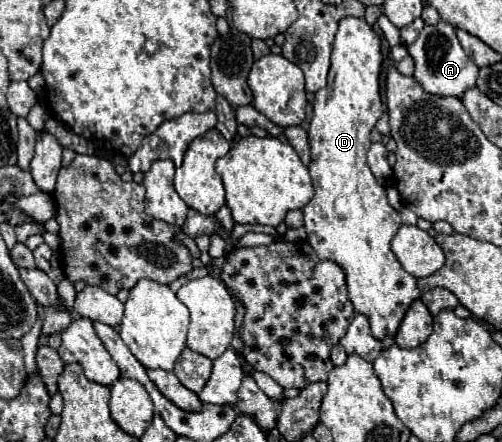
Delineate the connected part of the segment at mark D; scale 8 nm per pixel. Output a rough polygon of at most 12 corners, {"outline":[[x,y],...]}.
{"outline":[[342,18],[308,128],[310,246],[376,340],[422,294],[366,164],[380,36]]}

